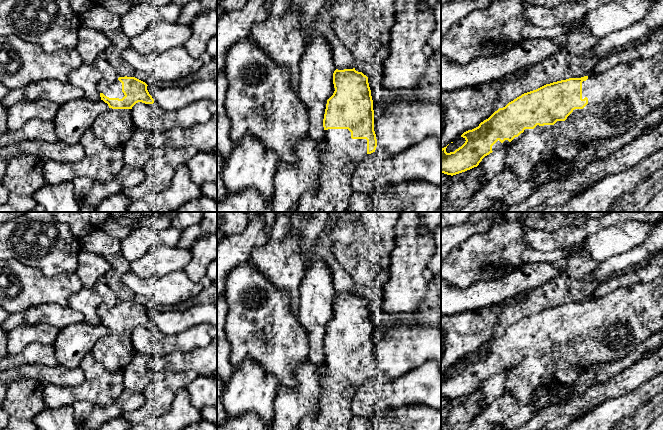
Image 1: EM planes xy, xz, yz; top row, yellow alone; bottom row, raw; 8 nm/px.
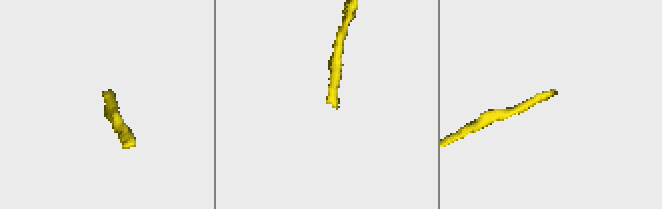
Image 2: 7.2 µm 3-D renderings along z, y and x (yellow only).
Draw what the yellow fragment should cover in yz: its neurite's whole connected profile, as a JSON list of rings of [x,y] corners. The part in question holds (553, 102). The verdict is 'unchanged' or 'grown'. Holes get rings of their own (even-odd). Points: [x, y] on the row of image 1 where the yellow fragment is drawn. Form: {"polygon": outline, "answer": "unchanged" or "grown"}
{"polygon": [[[663,52],[650,58],[640,58],[632,62],[614,66],[600,74],[581,78],[569,78],[546,84],[527,92],[499,108],[478,127],[464,132],[466,141],[454,152],[441,149],[441,173],[456,175],[477,167],[490,153],[504,147],[507,149],[505,165],[524,181],[532,168],[540,162],[550,162],[557,158],[573,160],[577,154],[593,140],[614,138],[629,132],[650,112],[663,106]]], "answer": "grown"}

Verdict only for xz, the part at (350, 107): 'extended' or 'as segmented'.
extended

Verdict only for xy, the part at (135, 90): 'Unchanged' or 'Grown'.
Grown

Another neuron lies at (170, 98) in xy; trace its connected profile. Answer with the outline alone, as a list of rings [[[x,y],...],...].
[[[199,80],[185,86],[148,84],[147,90],[154,103],[168,112],[174,112],[203,99],[217,102],[217,81],[214,80]]]

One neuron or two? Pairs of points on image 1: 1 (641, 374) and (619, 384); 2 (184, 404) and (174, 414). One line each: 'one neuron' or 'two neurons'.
1: one neuron
2: one neuron

